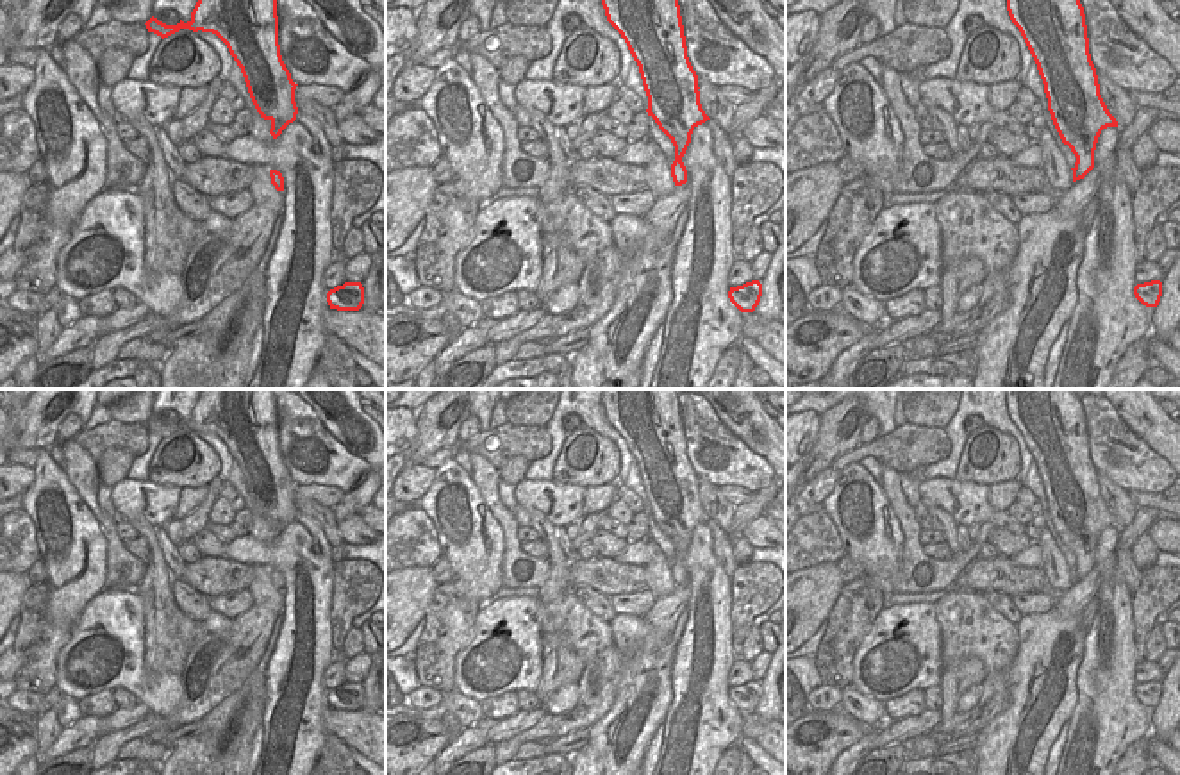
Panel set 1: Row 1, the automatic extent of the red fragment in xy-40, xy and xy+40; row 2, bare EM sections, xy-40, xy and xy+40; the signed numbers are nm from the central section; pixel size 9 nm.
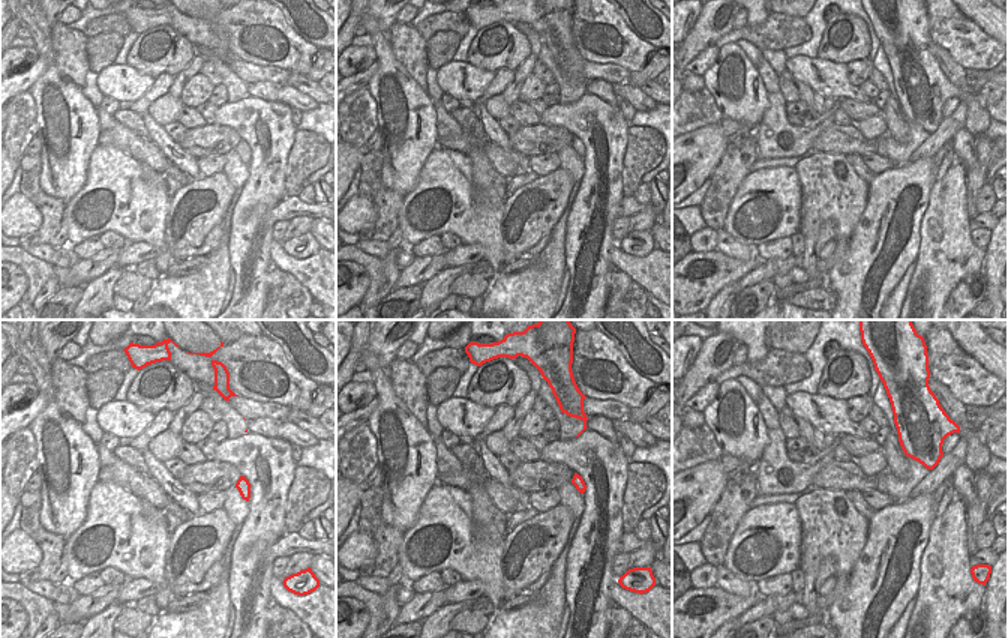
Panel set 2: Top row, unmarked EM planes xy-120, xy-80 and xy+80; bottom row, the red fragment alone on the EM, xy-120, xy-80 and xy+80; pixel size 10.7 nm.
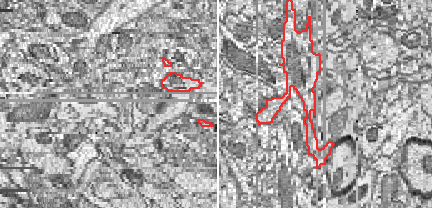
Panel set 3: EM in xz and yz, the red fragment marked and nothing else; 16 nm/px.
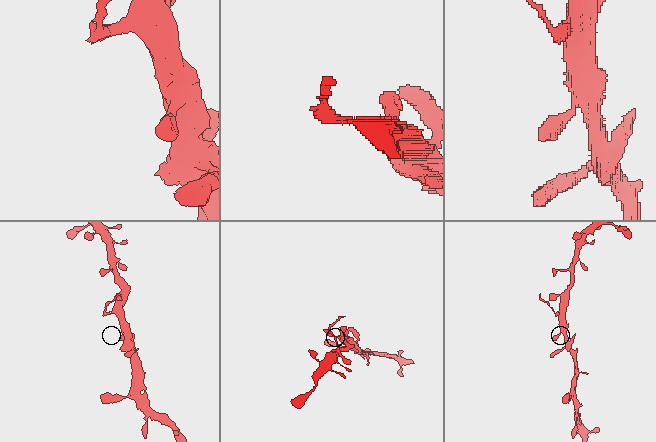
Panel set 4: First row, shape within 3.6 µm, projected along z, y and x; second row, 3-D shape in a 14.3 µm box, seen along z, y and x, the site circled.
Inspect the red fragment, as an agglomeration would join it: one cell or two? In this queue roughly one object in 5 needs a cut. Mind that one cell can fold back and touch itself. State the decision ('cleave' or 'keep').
keep

